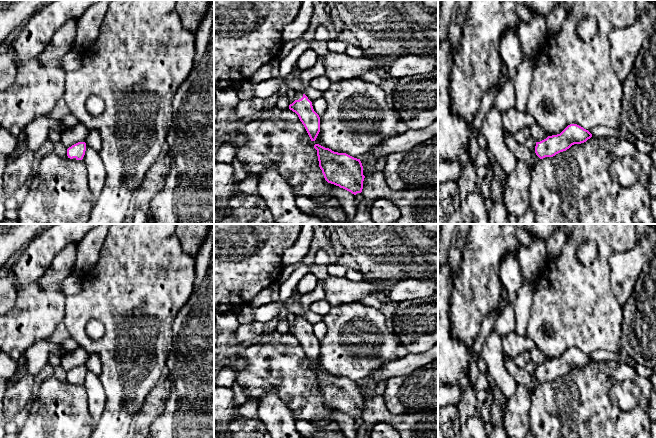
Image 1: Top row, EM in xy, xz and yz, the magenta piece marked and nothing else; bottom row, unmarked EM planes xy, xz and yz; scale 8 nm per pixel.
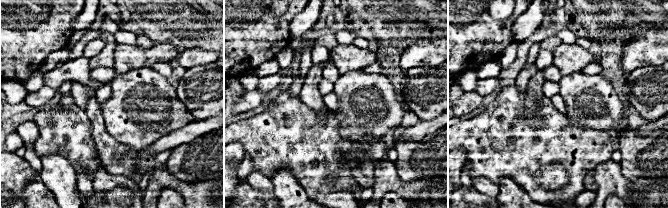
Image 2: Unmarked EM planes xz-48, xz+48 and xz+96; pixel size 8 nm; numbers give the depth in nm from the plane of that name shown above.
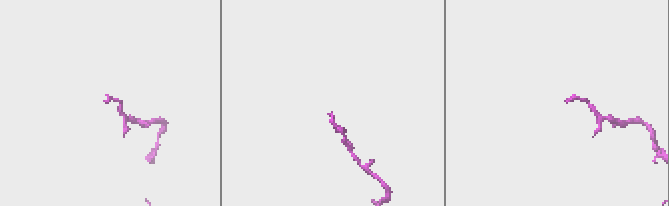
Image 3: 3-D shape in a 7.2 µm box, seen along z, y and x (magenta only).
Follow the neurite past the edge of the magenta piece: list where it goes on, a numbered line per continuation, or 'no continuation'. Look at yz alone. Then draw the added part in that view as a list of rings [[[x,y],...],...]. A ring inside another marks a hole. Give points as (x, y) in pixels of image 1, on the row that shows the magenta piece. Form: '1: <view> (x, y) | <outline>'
no continuation

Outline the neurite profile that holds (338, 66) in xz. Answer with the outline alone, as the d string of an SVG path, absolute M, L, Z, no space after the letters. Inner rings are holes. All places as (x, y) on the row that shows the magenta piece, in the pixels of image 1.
M329 52L324 56L325 75L331 83L342 79L360 78L367 71L388 67L382 56L352 57L346 53Z

